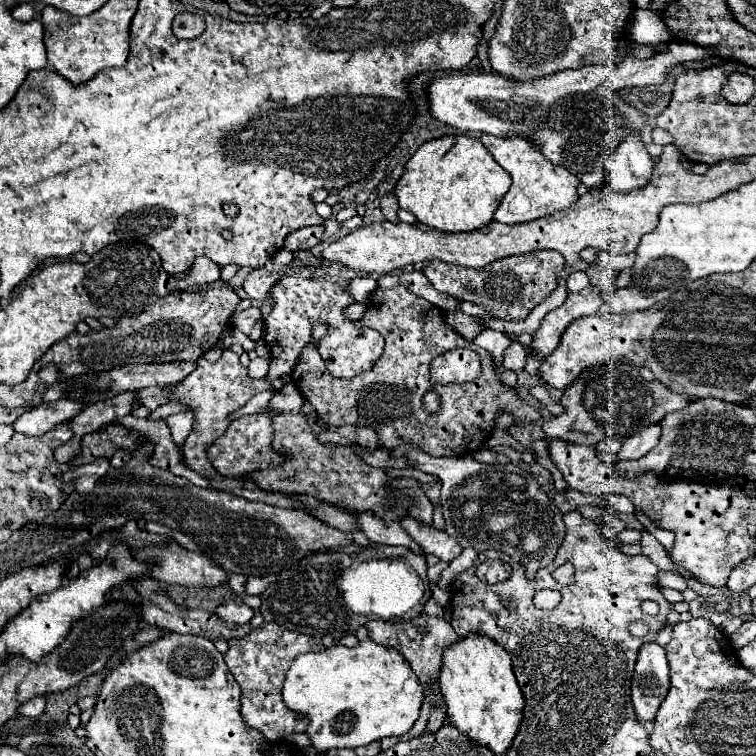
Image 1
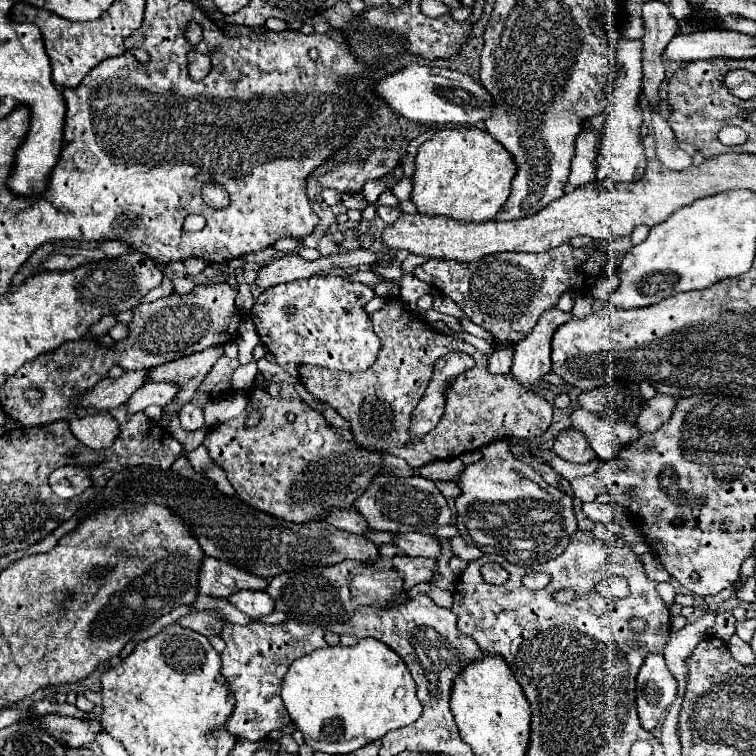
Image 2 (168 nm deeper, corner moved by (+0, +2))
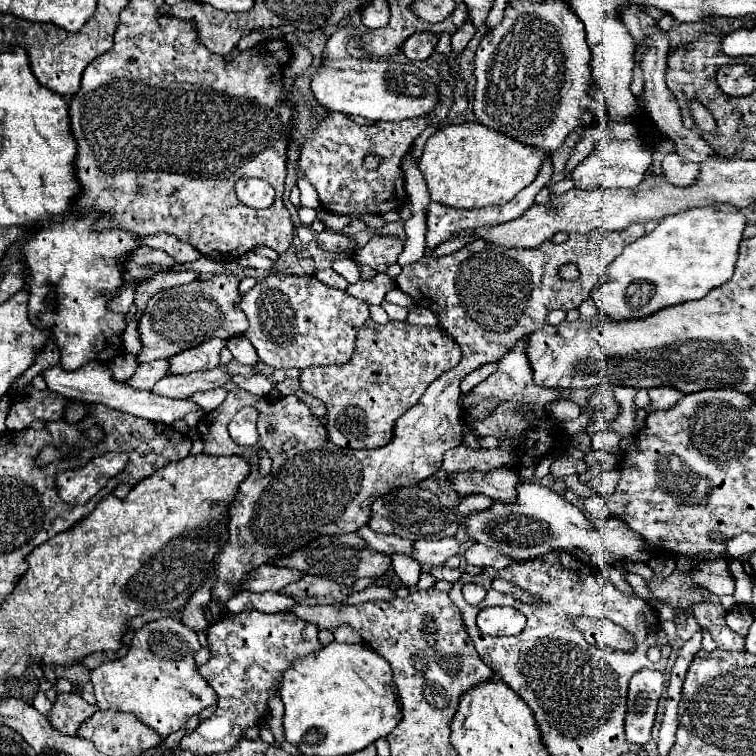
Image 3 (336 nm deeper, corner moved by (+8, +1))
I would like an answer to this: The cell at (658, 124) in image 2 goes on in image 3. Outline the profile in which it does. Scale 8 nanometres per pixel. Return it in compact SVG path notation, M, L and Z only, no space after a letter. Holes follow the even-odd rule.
M672 152L662 160L664 176L674 186L690 186L698 176L698 164L684 160L680 154Z

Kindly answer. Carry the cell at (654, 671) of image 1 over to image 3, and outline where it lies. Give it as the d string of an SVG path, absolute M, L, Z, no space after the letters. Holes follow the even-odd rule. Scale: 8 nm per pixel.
M638 670L630 678L626 736L632 744L644 746L650 740L650 730L656 716L658 700L664 692L664 674L656 670Z

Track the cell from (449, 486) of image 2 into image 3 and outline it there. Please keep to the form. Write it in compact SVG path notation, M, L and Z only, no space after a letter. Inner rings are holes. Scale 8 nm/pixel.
M472 495L460 498L460 502L455 508L457 514L467 516L470 513L486 510L491 506L493 500L485 495Z

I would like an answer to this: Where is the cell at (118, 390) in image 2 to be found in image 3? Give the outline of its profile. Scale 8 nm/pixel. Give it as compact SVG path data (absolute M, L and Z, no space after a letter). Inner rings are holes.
M154 360L148 364L140 364L132 374L132 378L126 380L126 384L138 390L152 390L152 386L162 376L166 376L166 368L168 368L168 360Z

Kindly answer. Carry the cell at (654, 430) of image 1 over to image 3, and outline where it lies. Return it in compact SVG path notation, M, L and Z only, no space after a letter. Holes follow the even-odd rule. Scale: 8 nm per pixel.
M670 386L650 388L648 394L650 394L650 406L646 408L648 414L650 412L658 412L658 410L668 410L668 408L672 408L682 398L682 392L670 388Z

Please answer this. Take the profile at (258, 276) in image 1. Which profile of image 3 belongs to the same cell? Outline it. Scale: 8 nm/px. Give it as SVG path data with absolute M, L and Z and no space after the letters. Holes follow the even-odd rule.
M382 236L382 238L372 238L368 244L364 244L354 256L358 264L366 264L374 268L376 272L386 272L390 264L396 262L398 254L402 252L402 242L392 236Z

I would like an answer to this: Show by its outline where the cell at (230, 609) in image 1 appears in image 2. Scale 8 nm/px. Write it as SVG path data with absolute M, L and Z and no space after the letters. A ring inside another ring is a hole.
M238 591L230 595L228 601L250 619L262 619L274 611L274 599L270 599L266 591Z

